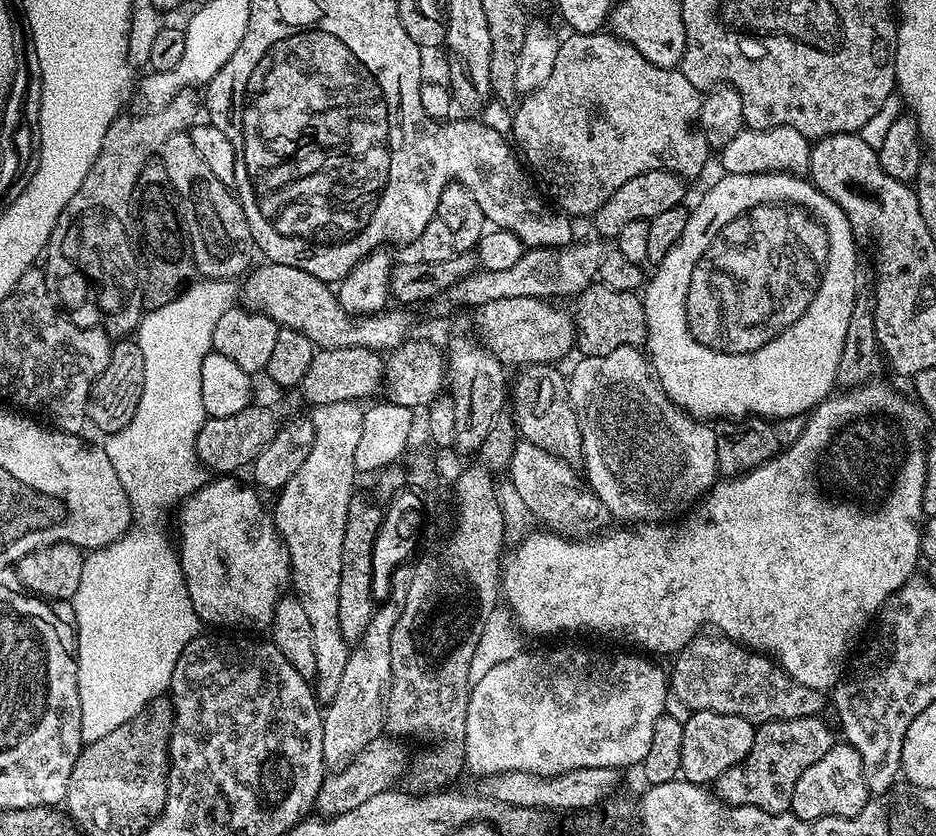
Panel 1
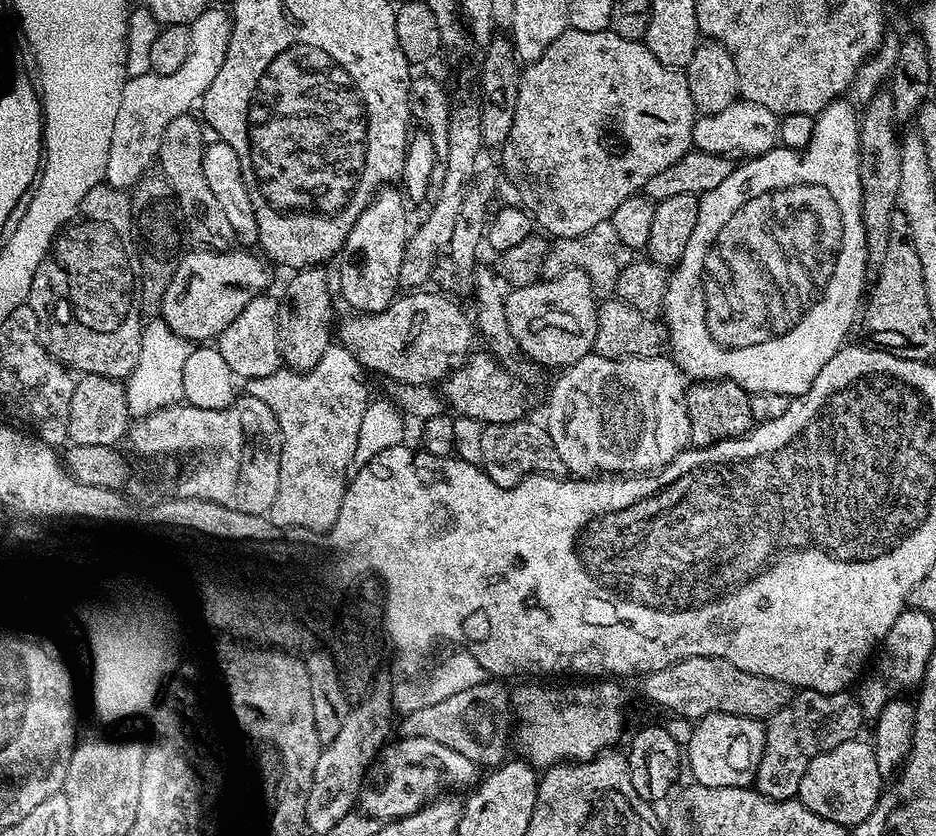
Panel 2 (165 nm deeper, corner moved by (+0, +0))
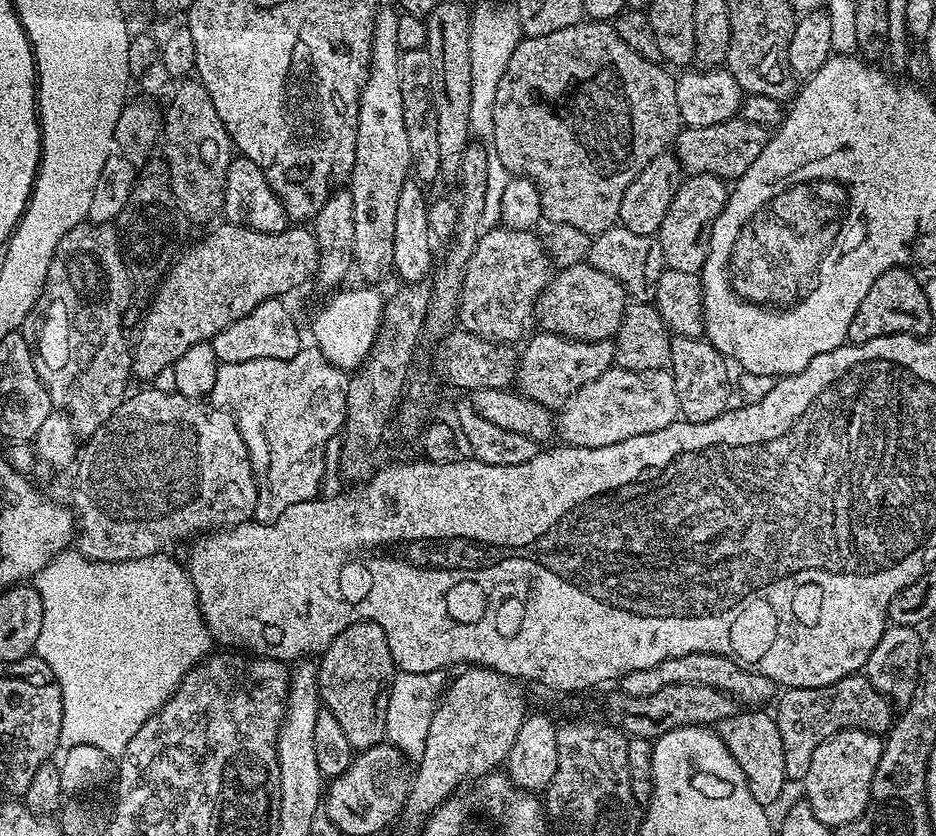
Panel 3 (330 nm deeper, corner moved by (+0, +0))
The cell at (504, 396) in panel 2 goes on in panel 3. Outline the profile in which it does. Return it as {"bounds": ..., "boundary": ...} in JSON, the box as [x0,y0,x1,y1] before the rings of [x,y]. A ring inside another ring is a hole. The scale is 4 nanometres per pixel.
{"bounds":[514,330,616,410],"boundary":[[[543,330],[537,333],[536,337],[533,335],[523,345],[524,349],[519,349],[514,384],[521,396],[542,406],[553,410],[563,408],[571,396],[578,394],[582,386],[586,386],[586,382],[602,378],[602,374],[606,374],[606,370],[615,365],[616,345],[612,340],[586,342]]]}

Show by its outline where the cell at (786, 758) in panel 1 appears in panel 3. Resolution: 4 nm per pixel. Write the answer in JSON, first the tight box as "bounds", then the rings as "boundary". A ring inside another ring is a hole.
{"bounds":[775,674,894,781],"boundary":[[[862,674],[847,676],[830,686],[821,688],[790,688],[775,701],[776,725],[782,734],[782,754],[786,754],[786,777],[789,781],[803,781],[810,770],[810,758],[823,740],[845,728],[866,730],[883,737],[894,723],[894,706]]]}

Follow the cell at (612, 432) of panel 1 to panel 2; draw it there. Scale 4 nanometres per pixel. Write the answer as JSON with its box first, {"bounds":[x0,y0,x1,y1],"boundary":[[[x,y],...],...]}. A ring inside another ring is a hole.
{"bounds":[546,354,694,478],"boundary":[[[590,354],[559,373],[560,376],[552,384],[552,393],[548,396],[548,420],[546,427],[554,446],[558,450],[558,458],[562,458],[565,469],[573,477],[588,478],[593,474],[617,474],[616,472],[652,472],[663,464],[672,464],[679,452],[685,451],[693,443],[694,430],[690,426],[690,414],[686,410],[686,377],[680,370],[677,361],[664,354],[654,356],[598,356]]]}

